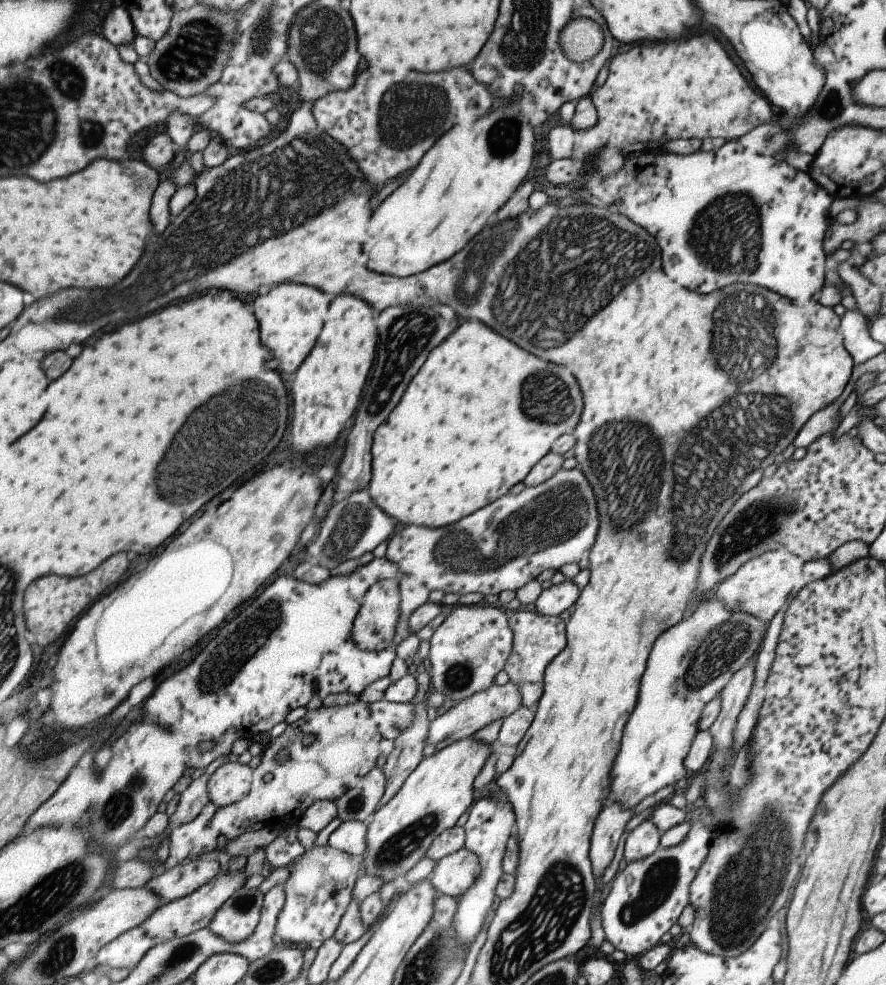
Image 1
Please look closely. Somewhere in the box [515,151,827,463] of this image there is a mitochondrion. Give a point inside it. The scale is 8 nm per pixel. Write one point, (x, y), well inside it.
(724, 235)

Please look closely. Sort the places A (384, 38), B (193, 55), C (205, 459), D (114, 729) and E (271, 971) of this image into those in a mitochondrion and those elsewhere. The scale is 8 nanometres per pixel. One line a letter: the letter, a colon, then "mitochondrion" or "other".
A: other
B: mitochondrion
C: mitochondrion
D: other
E: mitochondrion

